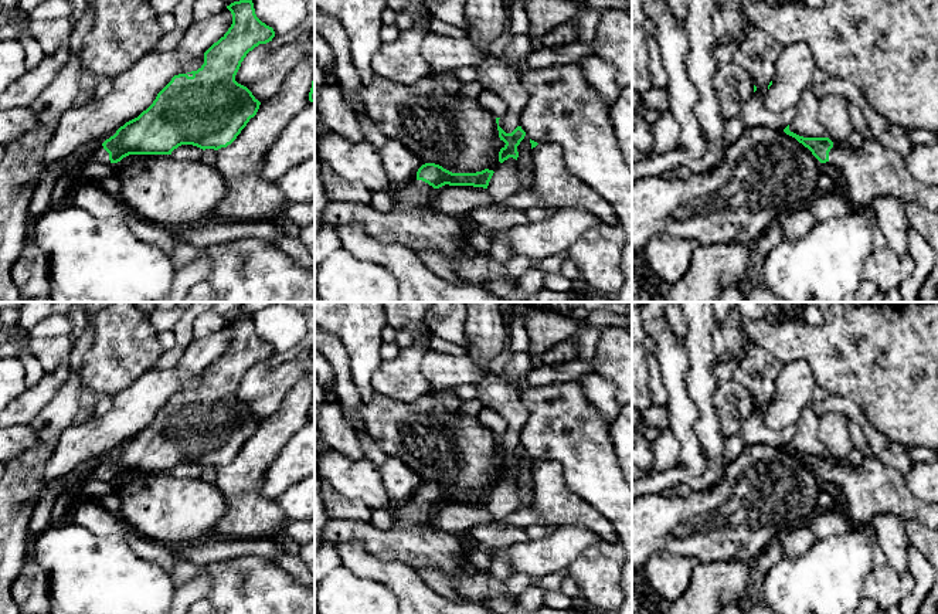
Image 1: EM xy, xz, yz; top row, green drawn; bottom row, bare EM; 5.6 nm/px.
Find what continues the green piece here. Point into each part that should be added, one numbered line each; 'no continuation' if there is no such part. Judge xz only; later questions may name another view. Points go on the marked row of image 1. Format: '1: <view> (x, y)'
1: xz (411, 221)

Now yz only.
1: yz (869, 172)

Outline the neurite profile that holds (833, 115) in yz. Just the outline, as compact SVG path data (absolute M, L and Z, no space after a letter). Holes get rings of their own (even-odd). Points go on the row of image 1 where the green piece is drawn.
M826 95L819 101L819 121L833 143L846 143L853 130L849 118L849 101L842 95Z

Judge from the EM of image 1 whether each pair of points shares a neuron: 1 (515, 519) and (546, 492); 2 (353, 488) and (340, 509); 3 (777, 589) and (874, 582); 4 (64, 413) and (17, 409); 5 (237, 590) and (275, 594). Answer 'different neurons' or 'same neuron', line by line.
1: same neuron
2: different neurons
3: different neurons
4: different neurons
5: same neuron

